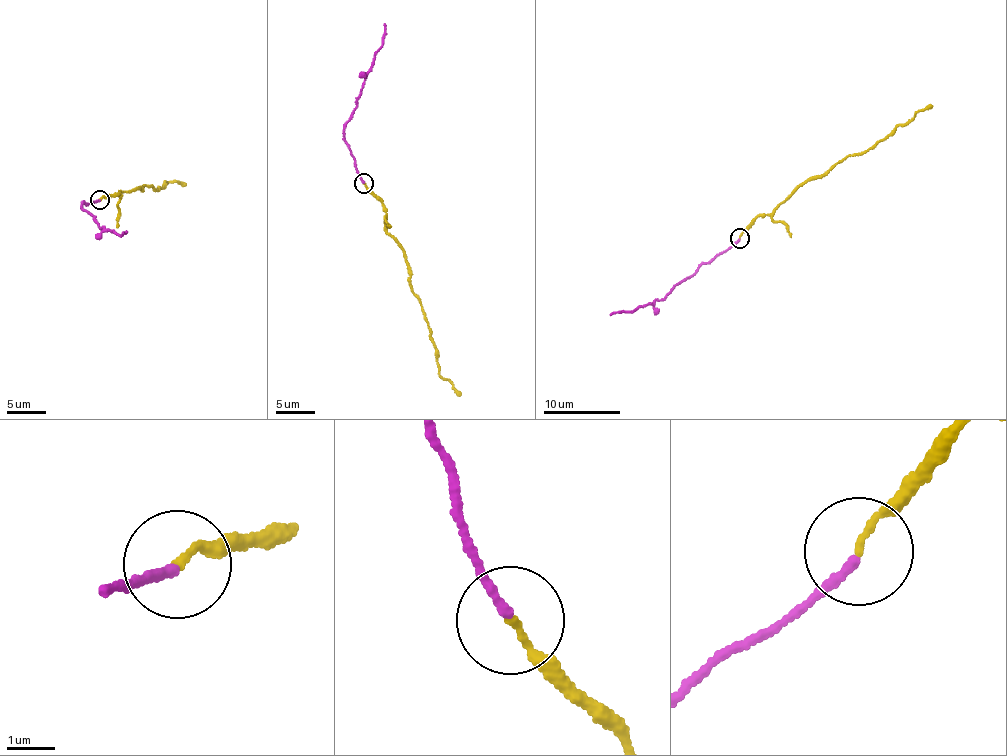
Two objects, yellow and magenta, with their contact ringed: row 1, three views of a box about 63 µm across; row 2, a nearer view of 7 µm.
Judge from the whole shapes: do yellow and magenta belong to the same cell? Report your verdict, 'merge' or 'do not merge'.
do not merge

